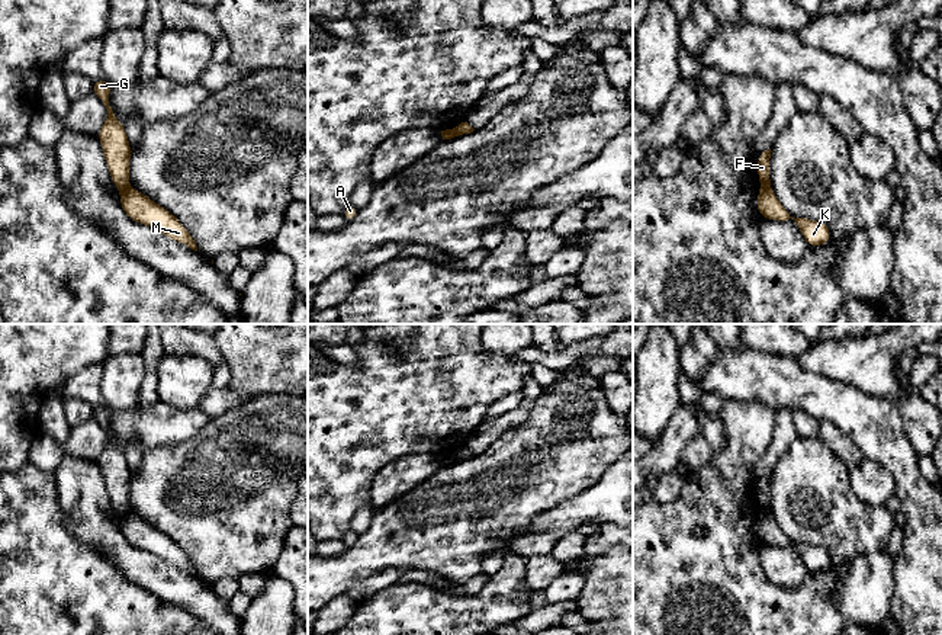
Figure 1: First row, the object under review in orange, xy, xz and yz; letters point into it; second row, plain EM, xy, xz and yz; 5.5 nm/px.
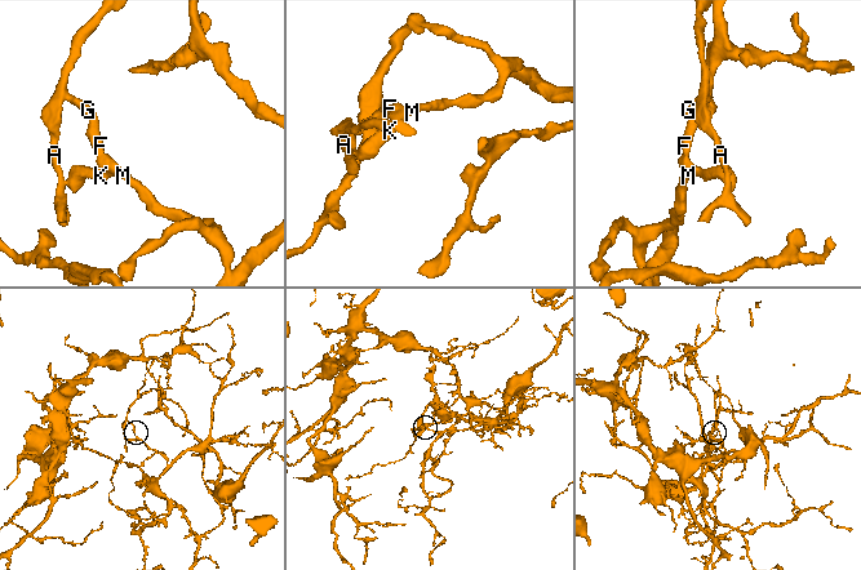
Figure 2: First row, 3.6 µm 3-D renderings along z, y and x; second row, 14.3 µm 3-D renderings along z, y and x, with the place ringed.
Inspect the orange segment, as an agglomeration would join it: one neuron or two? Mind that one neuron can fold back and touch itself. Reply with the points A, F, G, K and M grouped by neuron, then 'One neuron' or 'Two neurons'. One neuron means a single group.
Groups: A F G / K M. Two neurons

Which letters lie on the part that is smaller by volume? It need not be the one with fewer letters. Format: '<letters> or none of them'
K, M

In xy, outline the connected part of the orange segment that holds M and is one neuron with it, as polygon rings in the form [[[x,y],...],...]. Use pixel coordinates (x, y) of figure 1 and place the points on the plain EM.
[[[134,514],[122,517],[120,532],[135,548],[145,549],[168,564],[183,568],[189,574],[197,577],[192,559],[179,548],[179,545],[144,519]]]

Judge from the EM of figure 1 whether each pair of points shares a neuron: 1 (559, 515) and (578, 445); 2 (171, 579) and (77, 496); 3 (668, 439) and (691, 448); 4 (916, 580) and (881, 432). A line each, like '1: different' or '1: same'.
1: different
2: same
3: different
4: same

